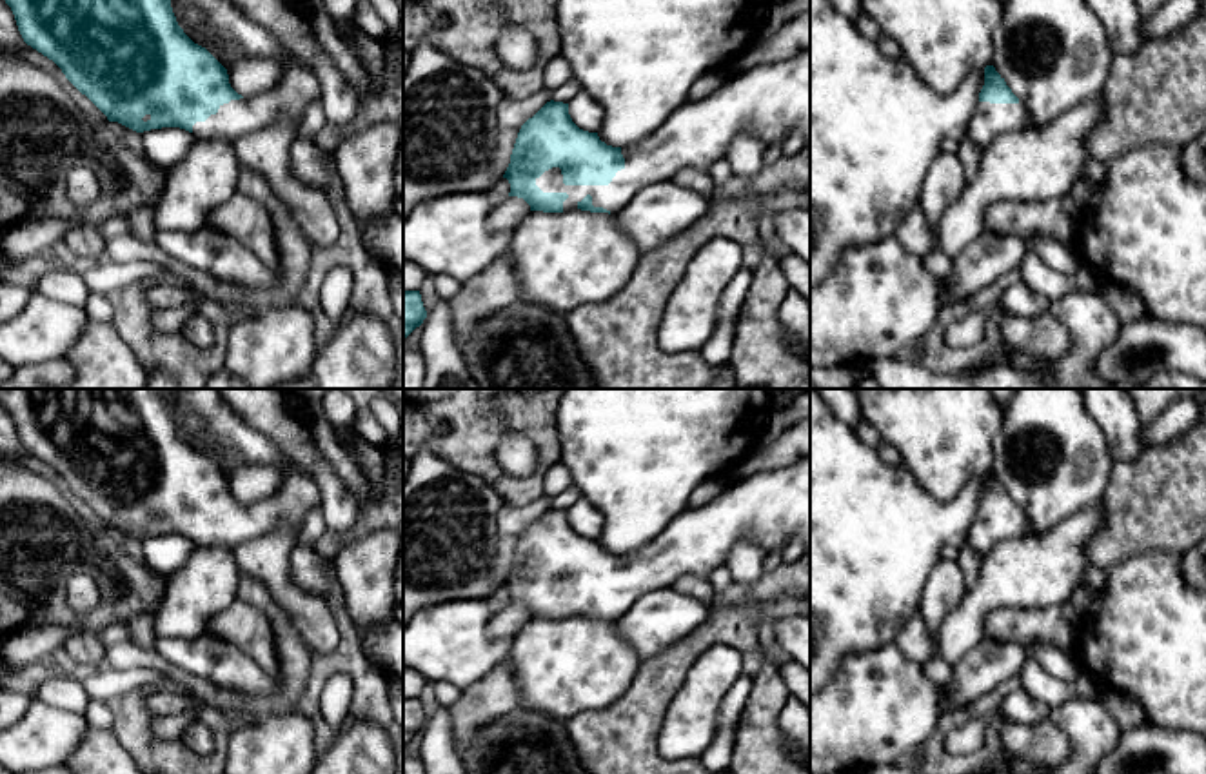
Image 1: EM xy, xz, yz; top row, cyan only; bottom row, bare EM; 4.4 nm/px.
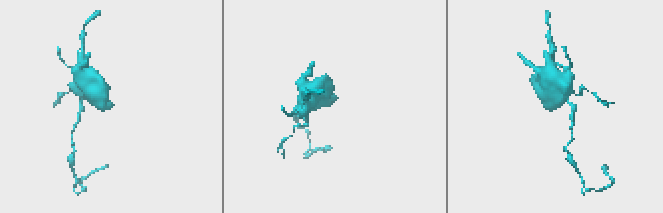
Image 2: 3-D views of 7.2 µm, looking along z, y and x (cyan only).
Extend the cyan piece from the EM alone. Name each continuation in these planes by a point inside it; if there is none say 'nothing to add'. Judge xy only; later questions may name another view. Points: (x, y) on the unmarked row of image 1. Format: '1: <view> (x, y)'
1: xy (298, 493)

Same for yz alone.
1: yz (990, 527)

